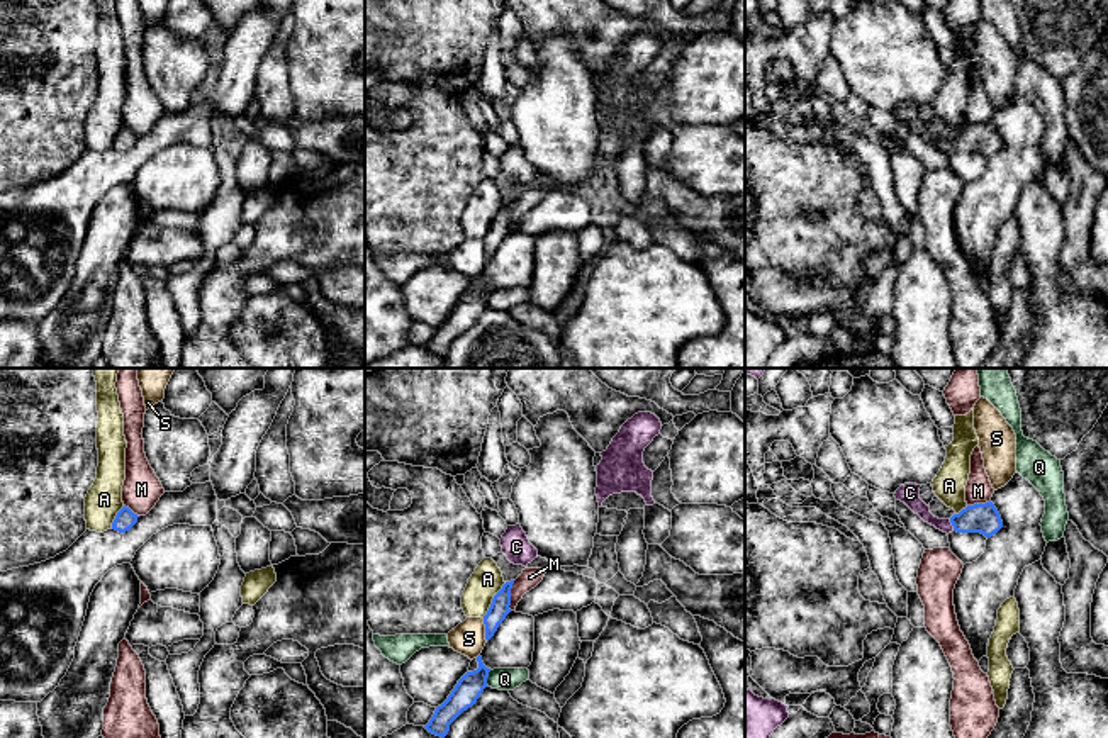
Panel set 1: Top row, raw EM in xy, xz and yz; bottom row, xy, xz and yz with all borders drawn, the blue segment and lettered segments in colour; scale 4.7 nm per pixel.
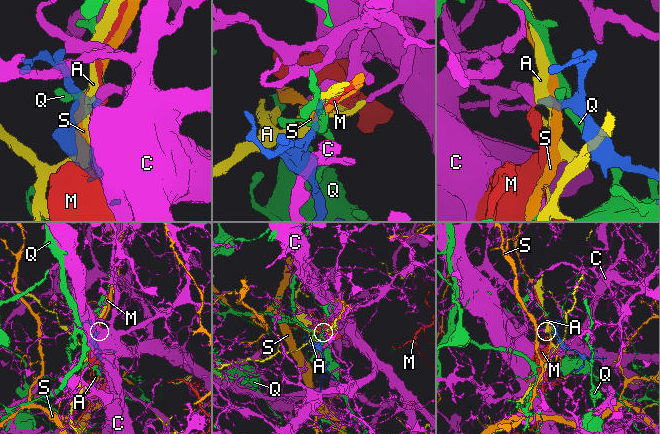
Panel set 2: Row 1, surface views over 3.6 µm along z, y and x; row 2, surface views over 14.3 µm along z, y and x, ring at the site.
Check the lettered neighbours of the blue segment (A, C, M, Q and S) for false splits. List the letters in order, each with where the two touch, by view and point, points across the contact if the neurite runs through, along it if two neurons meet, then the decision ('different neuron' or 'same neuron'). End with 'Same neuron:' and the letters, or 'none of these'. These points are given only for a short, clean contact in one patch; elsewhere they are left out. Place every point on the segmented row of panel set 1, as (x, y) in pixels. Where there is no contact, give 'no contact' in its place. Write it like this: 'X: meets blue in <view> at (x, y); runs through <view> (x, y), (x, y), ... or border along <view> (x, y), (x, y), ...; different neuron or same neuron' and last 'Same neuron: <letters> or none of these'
A: meets blue in xz at (492, 601); border along xz (506, 582), (482, 618); different neuron
C: meets blue in yz at (952, 525); runs through yz (981, 518), (952, 525), (934, 521), (910, 494); same neuron
M: meets blue in xz at (509, 596); border along xz (514, 581), (509, 609); different neuron
Q: meets blue in xz at (486, 679); different neuron
S: meets blue in xz at (486, 630); border along xz (482, 620), (487, 640); different neuron
Same neuron: C

